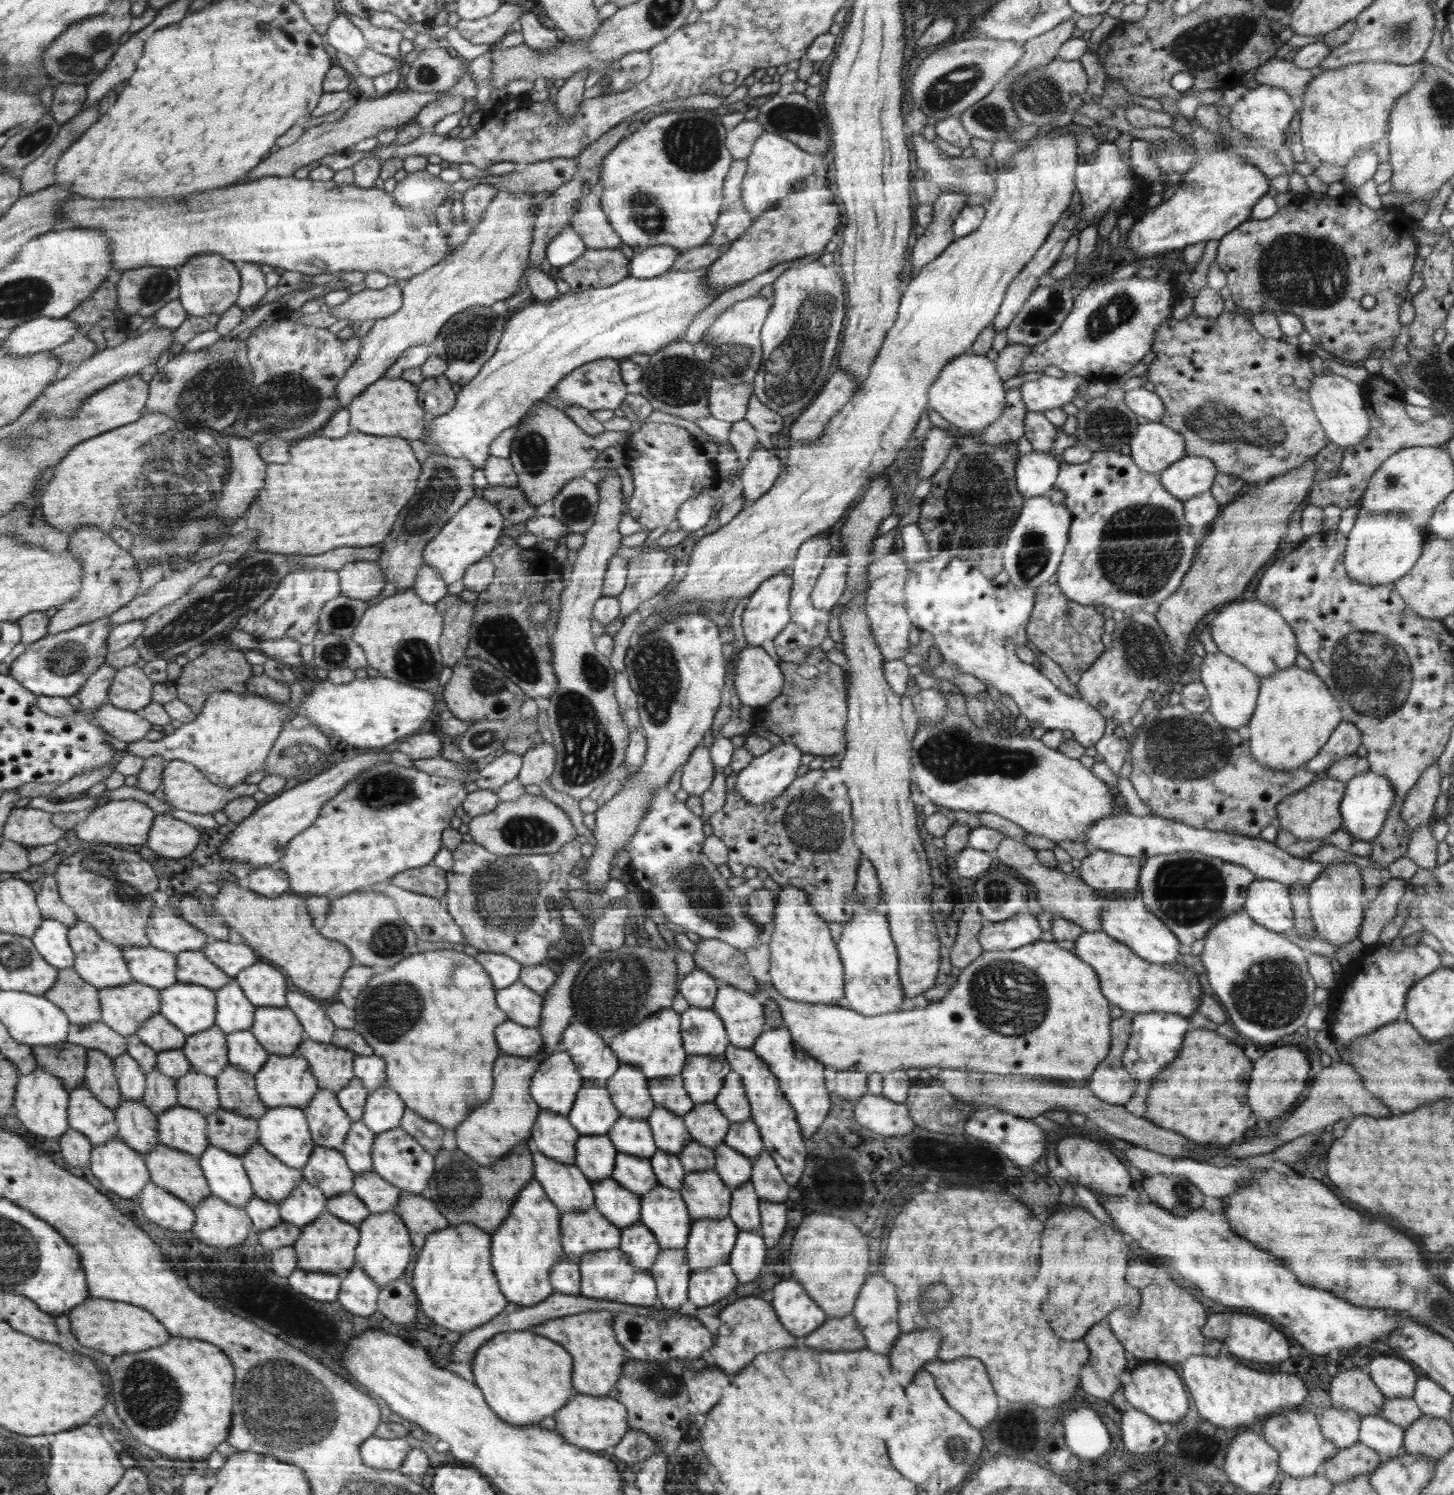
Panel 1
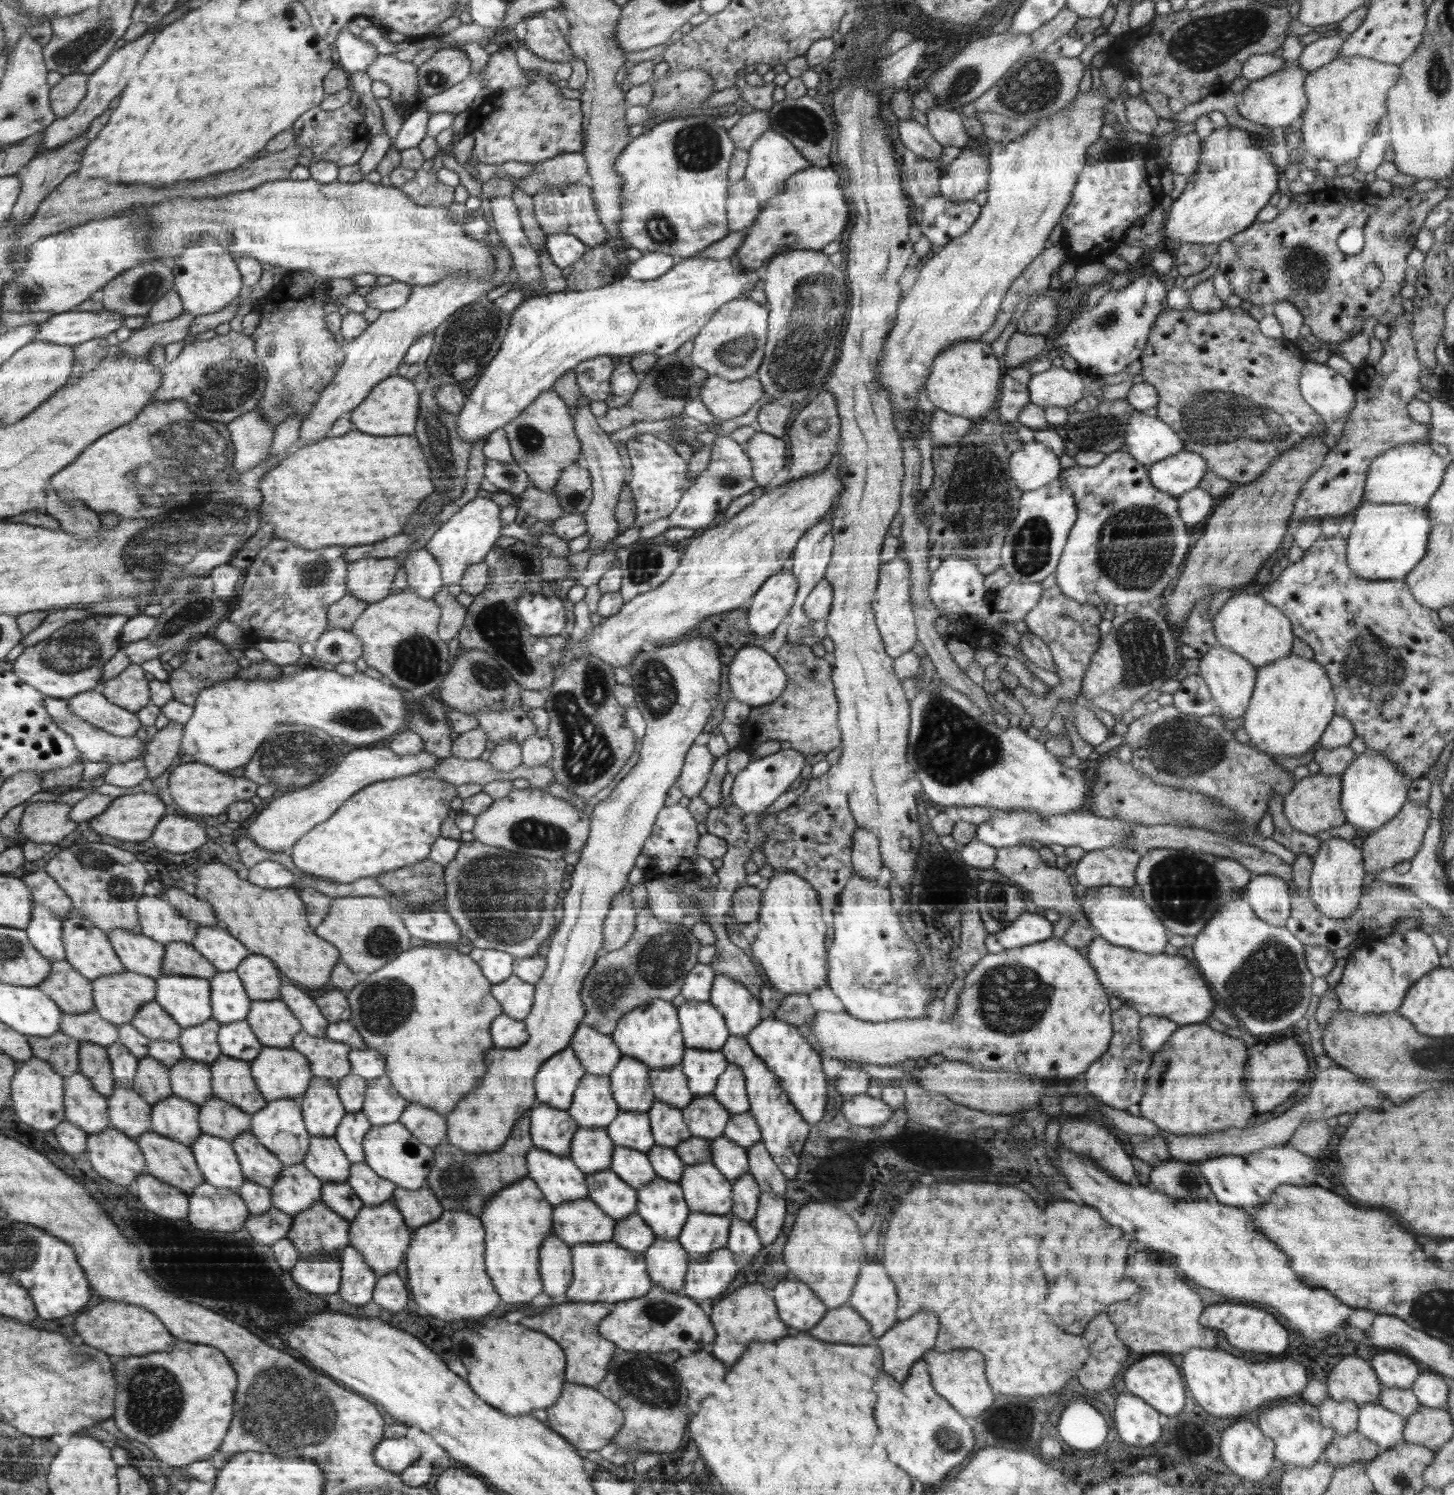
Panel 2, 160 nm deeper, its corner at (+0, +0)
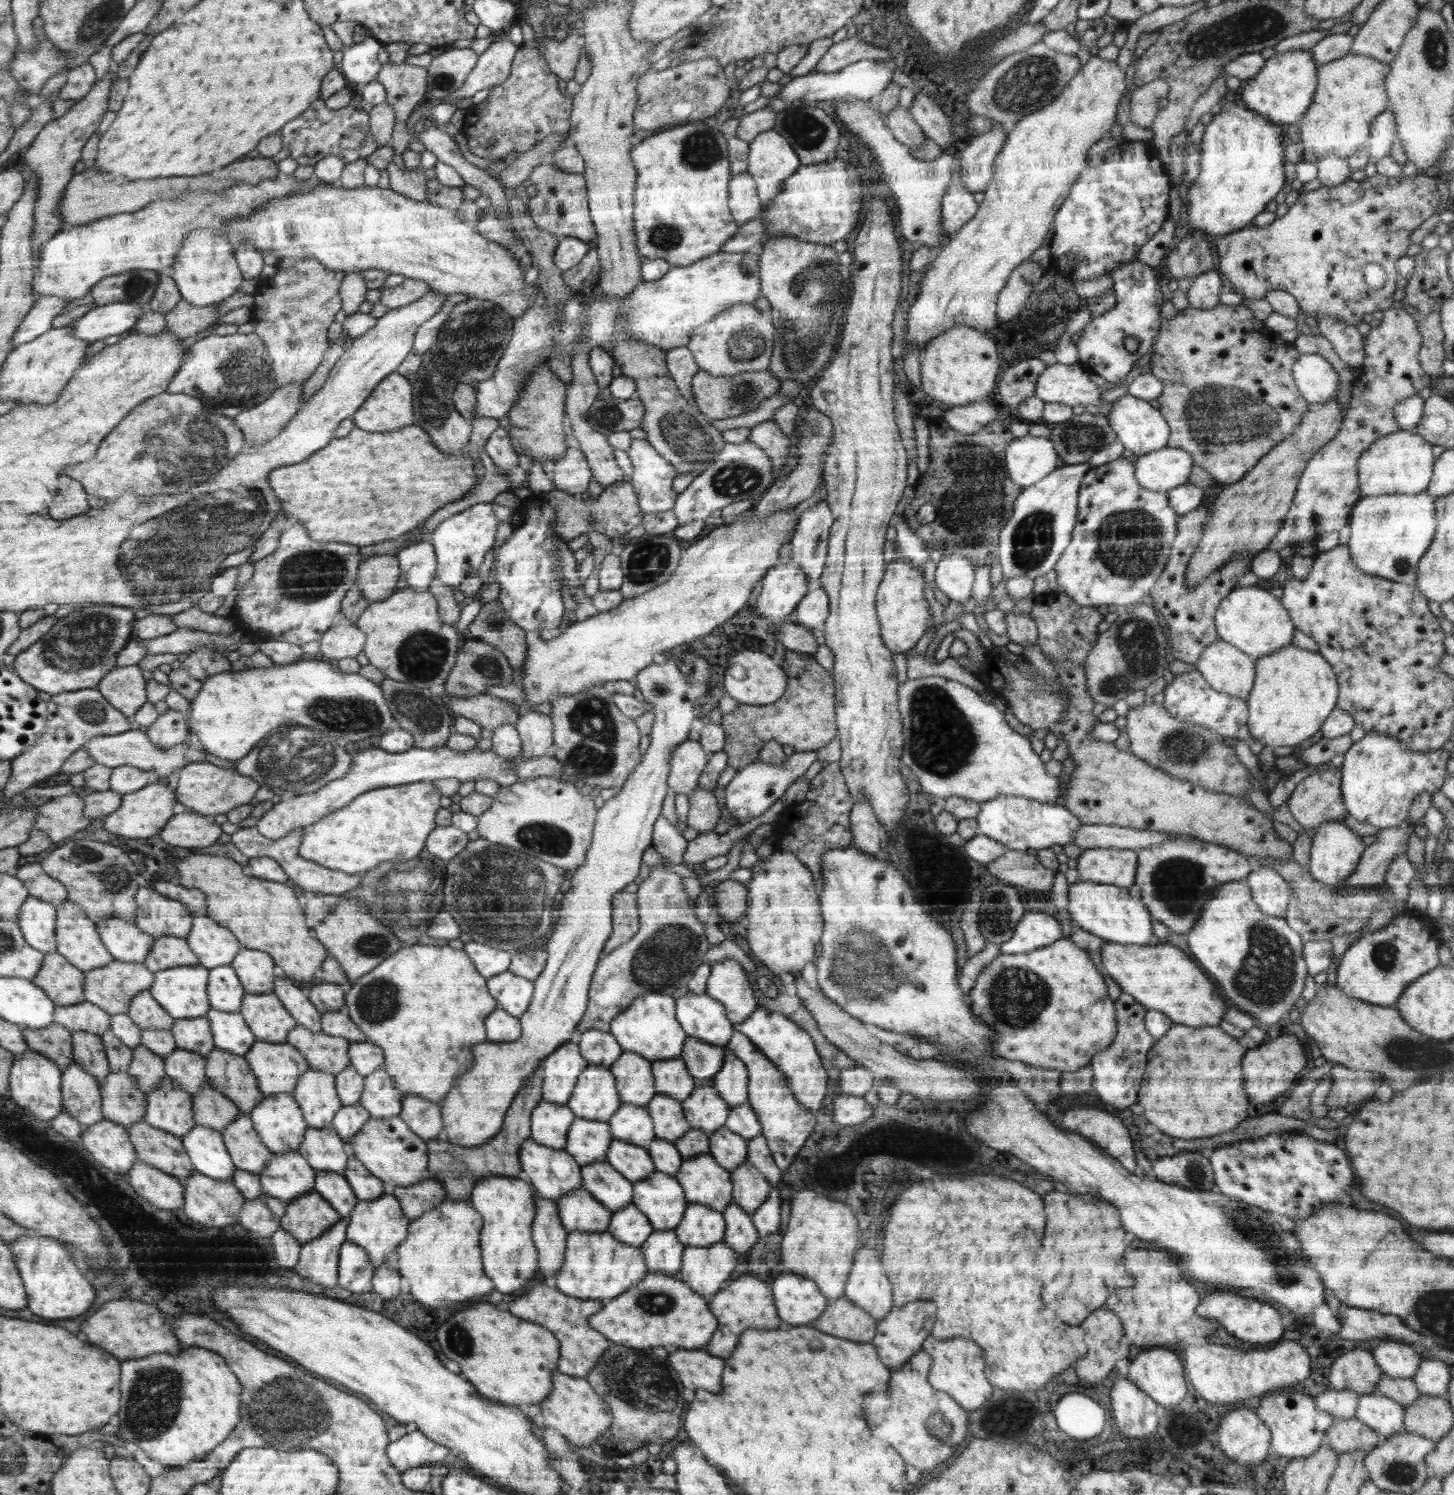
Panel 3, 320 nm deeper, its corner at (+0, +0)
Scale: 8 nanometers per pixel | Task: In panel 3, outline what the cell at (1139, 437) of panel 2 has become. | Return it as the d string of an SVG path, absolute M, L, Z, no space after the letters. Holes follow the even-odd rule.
M1127 394L1113 403L1114 407L1107 415L1108 423L1110 423L1110 427L1112 427L1124 448L1134 453L1134 458L1168 447L1170 428L1158 408L1155 409L1149 402L1138 400L1138 398Z

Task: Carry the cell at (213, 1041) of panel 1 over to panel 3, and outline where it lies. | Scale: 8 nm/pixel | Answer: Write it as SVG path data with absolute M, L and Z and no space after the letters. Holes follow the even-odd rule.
M206 1015L175 1019L174 1026L169 1031L173 1034L178 1049L189 1050L204 1057L216 1049L211 1021Z

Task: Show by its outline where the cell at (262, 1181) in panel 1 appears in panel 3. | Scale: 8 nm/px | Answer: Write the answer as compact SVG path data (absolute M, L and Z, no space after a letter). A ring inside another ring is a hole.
M241 1112L236 1121L221 1133L235 1166L240 1170L258 1175L274 1158L274 1152L262 1142L255 1130L249 1113Z

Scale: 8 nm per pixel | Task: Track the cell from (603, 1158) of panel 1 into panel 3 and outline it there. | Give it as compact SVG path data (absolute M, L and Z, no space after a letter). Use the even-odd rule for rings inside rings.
M579 1118L569 1130L565 1150L581 1167L592 1165L606 1161L613 1138L609 1122Z

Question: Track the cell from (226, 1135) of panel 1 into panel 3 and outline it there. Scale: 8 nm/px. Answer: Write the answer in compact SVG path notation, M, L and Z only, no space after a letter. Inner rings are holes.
M208 1082L193 1095L193 1109L196 1124L220 1132L236 1121L242 1112L232 1099Z

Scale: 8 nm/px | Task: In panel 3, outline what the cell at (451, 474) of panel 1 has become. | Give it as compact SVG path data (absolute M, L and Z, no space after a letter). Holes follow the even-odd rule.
M468 296L466 301L454 305L448 318L438 331L432 348L421 356L421 365L416 371L418 376L415 383L415 419L416 423L431 436L432 442L440 446L440 450L450 452L450 456L458 456L458 454L466 453L470 447L474 427L456 411L452 400L454 393L461 385L464 385L464 382L470 382L472 378L490 378L493 375L510 344L514 317L499 303Z

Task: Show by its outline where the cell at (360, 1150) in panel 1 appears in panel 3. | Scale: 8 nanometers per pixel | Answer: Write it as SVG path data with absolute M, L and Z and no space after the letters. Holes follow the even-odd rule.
M358 1102L353 1105L342 1106L335 1114L332 1126L335 1127L336 1132L340 1135L340 1138L343 1139L343 1143L349 1148L356 1134L360 1133L364 1124L366 1124L370 1118L370 1111L366 1110Z

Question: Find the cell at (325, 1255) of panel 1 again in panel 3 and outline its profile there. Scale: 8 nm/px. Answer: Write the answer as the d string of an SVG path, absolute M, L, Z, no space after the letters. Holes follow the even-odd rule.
M312 1189L287 1204L280 1224L282 1229L303 1245L323 1236L340 1220L342 1216L339 1211L323 1195Z

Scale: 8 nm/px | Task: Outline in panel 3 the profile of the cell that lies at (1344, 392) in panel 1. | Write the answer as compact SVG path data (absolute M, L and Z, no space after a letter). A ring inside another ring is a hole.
M1300 353L1292 367L1292 378L1309 404L1324 404L1338 396L1338 373L1319 354Z

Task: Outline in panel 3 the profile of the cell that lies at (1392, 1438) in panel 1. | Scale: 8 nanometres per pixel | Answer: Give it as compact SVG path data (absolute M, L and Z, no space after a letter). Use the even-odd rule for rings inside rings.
M1380 1393L1359 1396L1355 1418L1374 1430L1379 1436L1379 1443L1394 1434L1404 1432L1405 1410L1403 1406Z

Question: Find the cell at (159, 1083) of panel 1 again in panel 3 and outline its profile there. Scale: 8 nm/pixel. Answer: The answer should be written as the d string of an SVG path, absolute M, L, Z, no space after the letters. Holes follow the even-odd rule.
M140 1044L132 1049L132 1060L127 1070L138 1080L138 1087L143 1092L158 1089L166 1077L165 1059Z

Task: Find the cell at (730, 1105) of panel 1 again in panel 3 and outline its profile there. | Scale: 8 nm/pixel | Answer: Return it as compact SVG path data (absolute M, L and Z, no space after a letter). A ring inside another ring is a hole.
M724 1046L723 1049L724 1062L712 1078L712 1085L724 1102L735 1107L746 1103L749 1097L747 1066L728 1047Z

